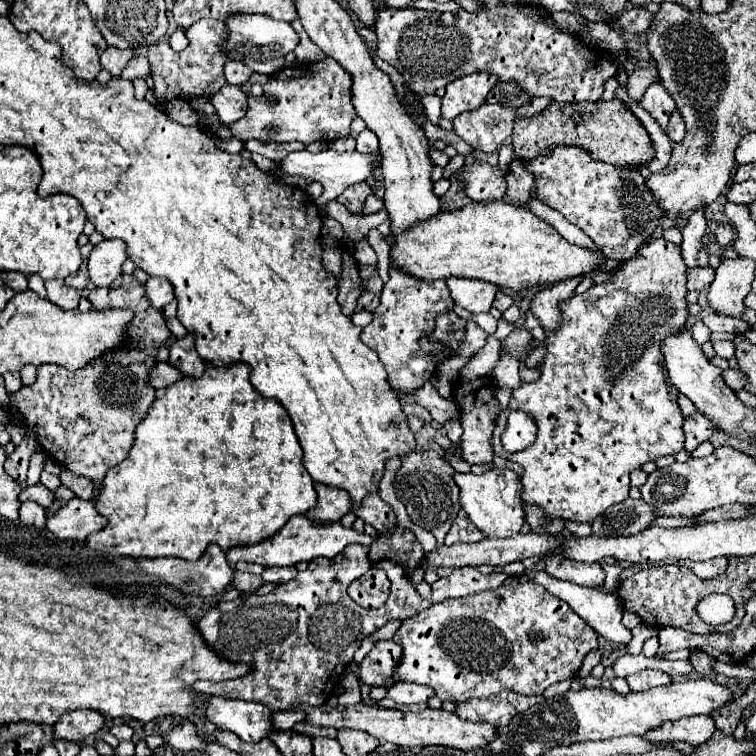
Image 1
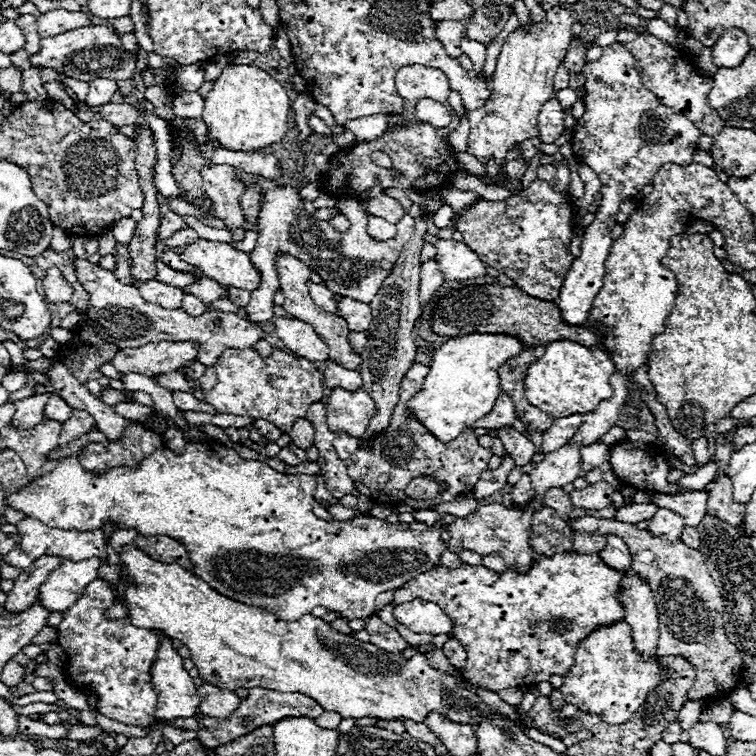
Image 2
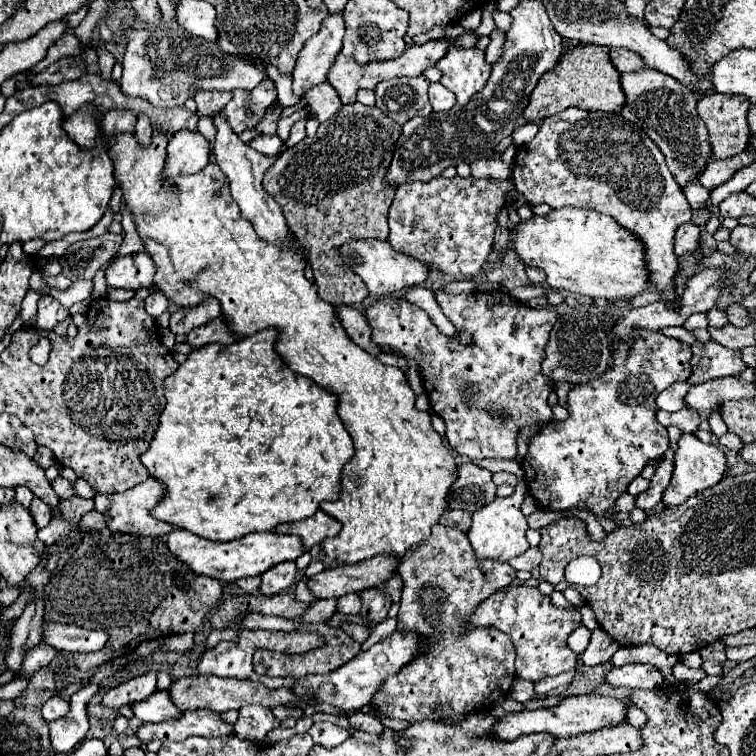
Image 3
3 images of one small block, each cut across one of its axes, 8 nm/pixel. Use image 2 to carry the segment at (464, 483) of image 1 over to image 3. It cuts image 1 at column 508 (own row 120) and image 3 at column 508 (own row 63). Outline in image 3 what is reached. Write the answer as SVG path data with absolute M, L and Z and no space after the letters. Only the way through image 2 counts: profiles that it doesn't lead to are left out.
M520 480L514 488L512 496L506 498L496 498L496 502L486 504L484 508L476 510L472 514L472 526L468 530L468 540L476 552L476 558L482 560L498 560L498 562L508 562L516 556L522 556L530 544L526 540L526 530L528 530L528 522L526 516L522 514L520 506L524 502L524 482Z

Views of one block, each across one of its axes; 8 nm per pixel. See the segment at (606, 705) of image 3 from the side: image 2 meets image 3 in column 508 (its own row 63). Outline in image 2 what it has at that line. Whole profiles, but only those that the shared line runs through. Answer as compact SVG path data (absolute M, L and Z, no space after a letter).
M730 28L716 40L712 52L714 52L714 64L718 68L734 68L750 52L750 44L742 30Z

